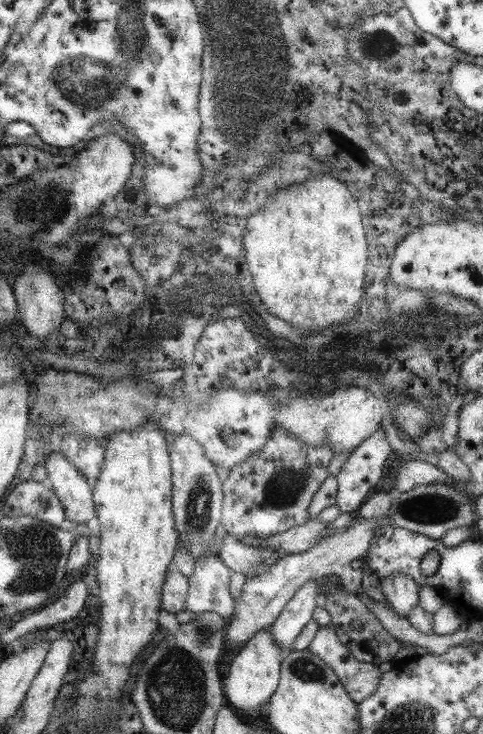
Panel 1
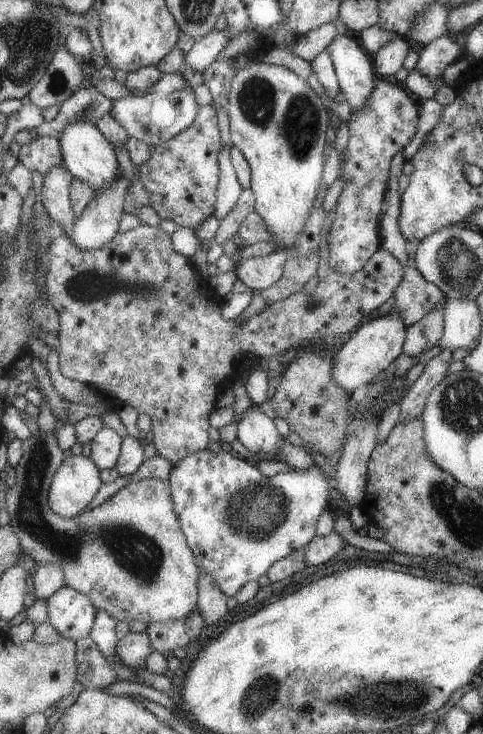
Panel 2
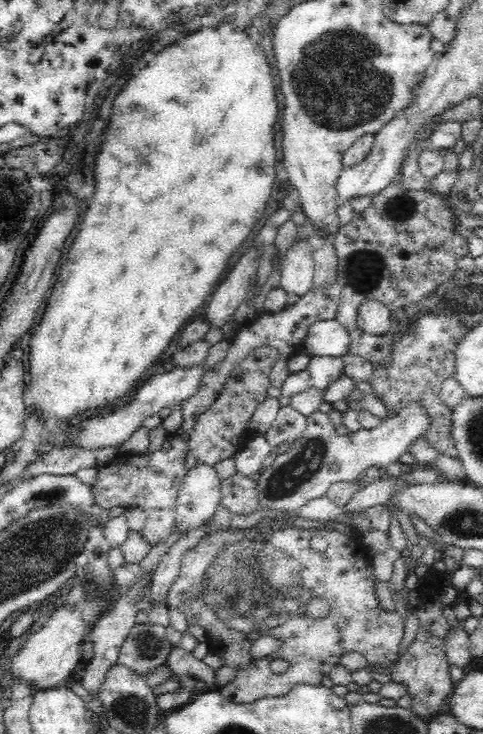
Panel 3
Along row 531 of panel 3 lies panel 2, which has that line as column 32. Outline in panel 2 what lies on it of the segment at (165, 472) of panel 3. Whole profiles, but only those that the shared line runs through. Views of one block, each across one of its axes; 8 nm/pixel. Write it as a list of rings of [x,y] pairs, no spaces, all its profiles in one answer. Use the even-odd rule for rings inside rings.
[[[36,137],[30,144],[22,146],[18,159],[27,170],[46,177],[52,168],[63,166],[63,150],[54,137]]]

